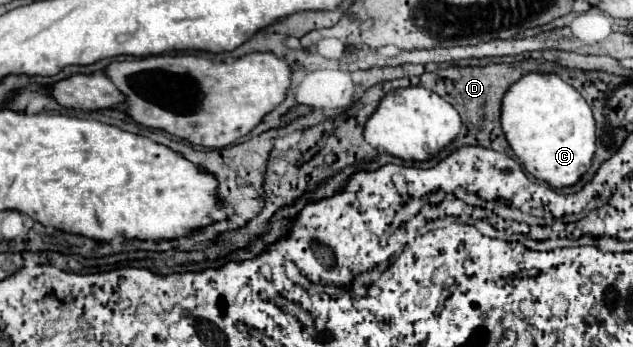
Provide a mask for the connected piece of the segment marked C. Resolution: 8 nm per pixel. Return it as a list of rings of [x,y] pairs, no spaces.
[[[528,73],[502,99],[502,129],[524,169],[560,189],[576,185],[596,153],[596,121],[586,99],[554,73]]]

